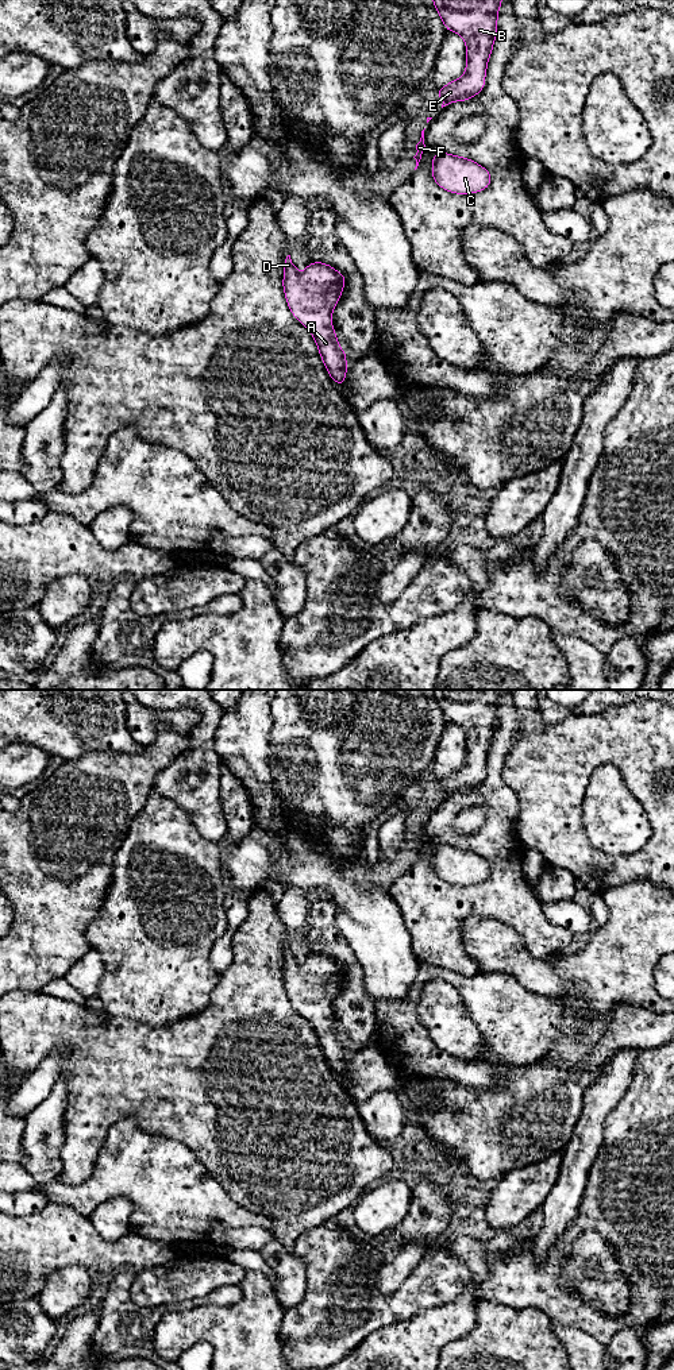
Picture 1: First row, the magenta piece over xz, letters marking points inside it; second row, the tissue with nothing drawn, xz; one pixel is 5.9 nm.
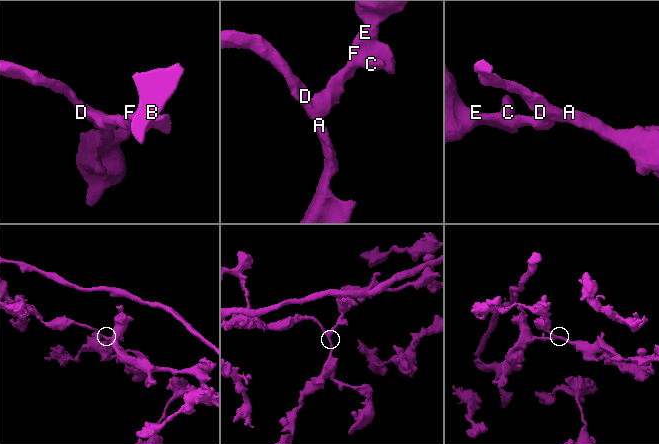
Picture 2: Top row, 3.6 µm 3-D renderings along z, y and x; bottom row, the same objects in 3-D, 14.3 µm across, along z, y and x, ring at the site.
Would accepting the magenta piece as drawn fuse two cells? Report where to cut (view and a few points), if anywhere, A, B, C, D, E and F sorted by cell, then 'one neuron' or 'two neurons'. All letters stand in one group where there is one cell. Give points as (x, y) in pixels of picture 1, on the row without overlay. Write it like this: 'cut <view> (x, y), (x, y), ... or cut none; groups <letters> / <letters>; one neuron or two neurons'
cut none; groups A B C D E F; one neuron

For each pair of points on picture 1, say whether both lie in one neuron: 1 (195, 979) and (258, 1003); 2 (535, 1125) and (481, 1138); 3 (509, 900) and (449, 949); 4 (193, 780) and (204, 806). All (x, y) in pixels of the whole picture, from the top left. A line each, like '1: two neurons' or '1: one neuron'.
1: two neurons
2: one neuron
3: one neuron
4: one neuron

